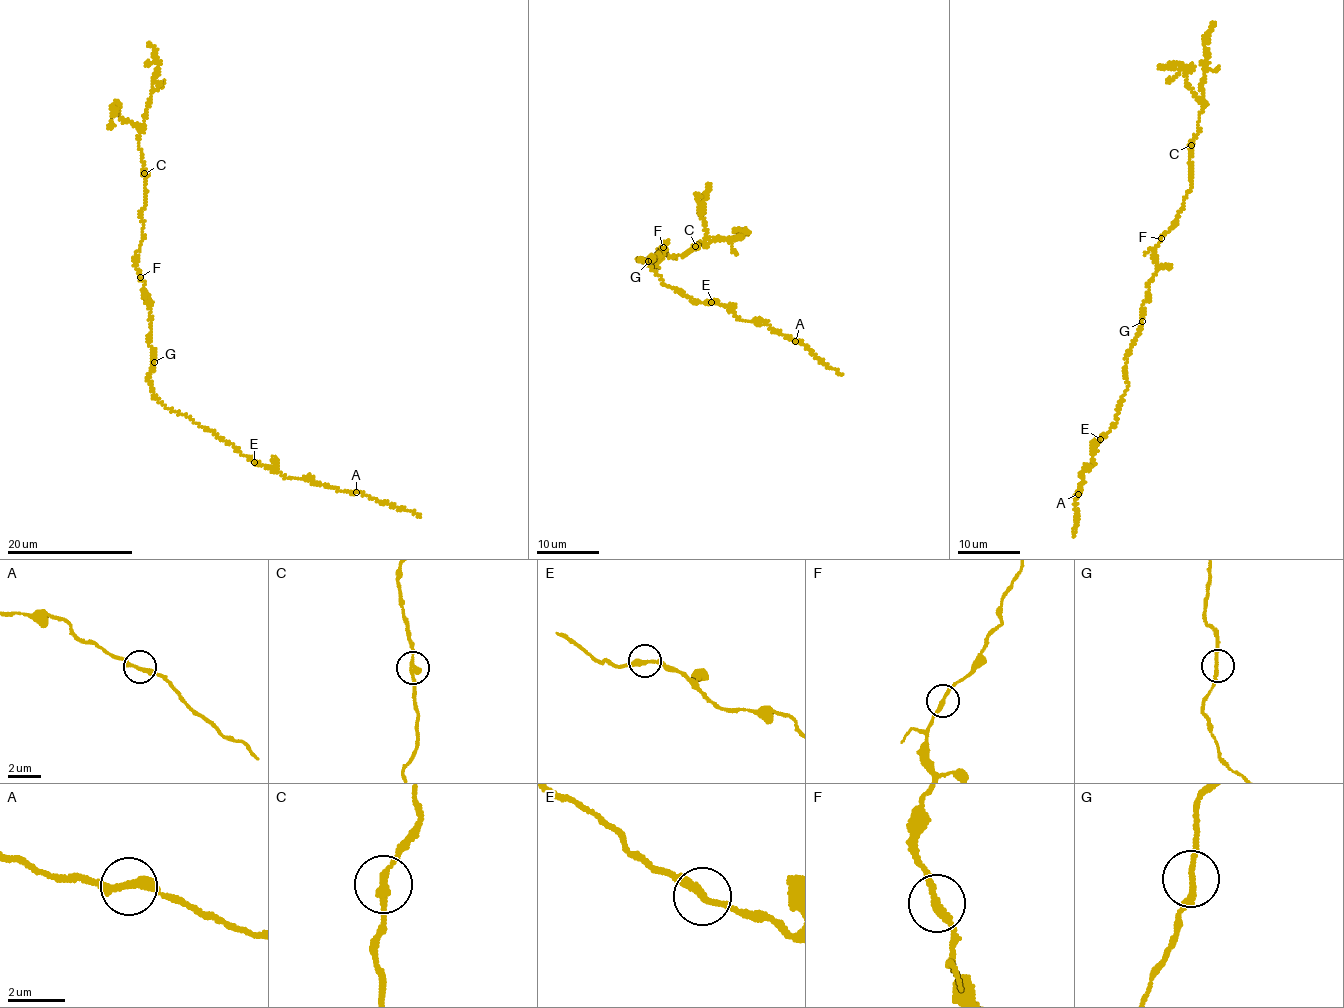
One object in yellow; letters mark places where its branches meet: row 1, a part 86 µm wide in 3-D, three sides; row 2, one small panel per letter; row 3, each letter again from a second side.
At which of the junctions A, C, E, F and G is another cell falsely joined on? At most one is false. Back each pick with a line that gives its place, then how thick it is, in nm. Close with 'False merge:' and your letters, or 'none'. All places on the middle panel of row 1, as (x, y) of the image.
False merge: none

